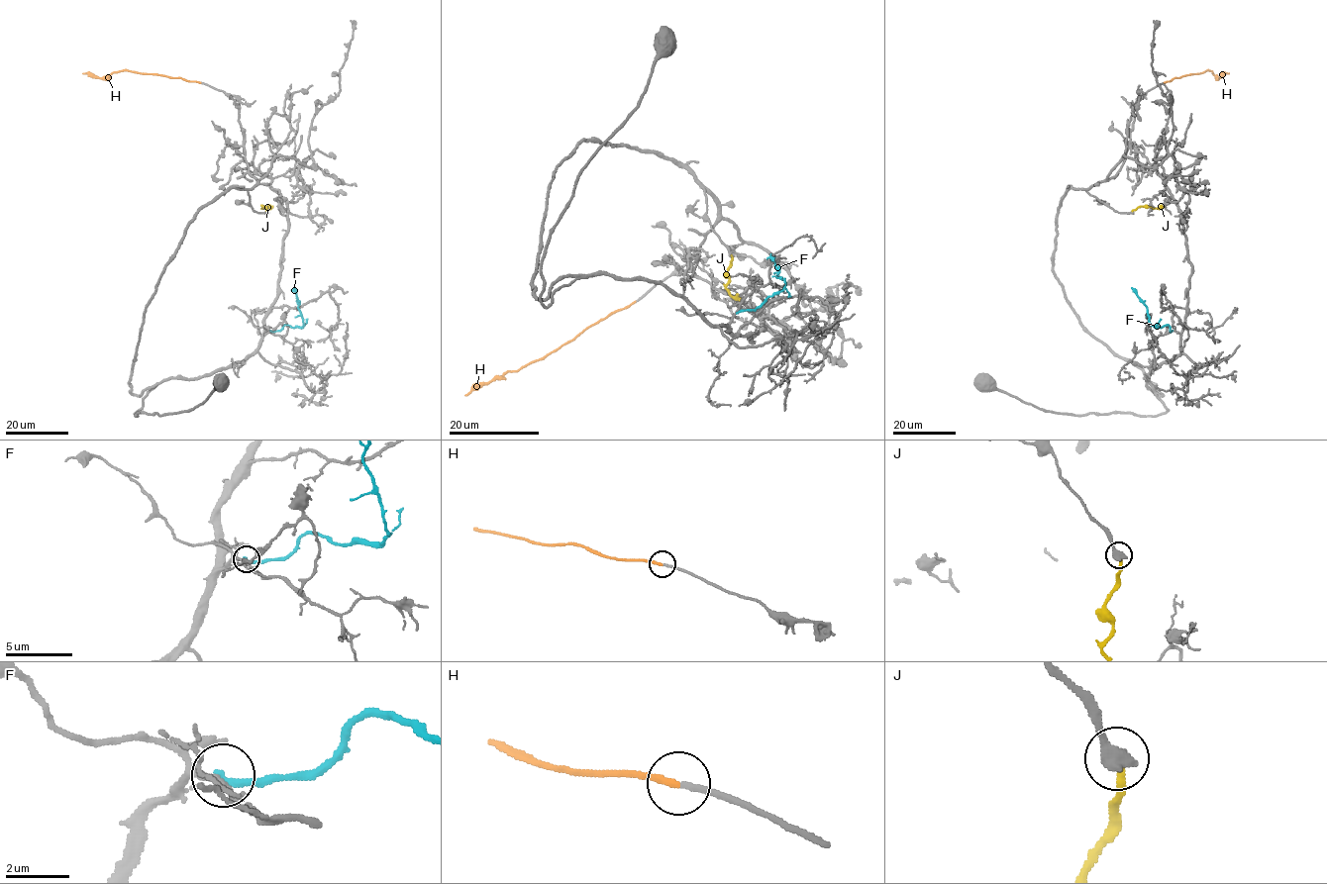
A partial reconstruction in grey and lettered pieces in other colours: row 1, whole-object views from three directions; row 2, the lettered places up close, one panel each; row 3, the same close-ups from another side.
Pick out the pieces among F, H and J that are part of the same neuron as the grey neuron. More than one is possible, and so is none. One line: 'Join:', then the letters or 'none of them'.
Join: H

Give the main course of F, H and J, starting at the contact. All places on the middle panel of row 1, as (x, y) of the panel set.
F: (738, 312), (755, 310), (785, 285), (777, 275), (770, 254)
H: (635, 302), (611, 312), (571, 340), (517, 370), (508, 370), (486, 383), (478, 383), (465, 395)
J: (731, 255), (725, 289), (739, 301)

